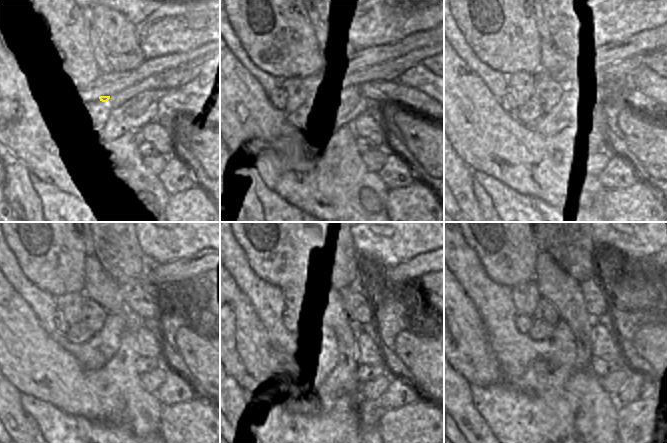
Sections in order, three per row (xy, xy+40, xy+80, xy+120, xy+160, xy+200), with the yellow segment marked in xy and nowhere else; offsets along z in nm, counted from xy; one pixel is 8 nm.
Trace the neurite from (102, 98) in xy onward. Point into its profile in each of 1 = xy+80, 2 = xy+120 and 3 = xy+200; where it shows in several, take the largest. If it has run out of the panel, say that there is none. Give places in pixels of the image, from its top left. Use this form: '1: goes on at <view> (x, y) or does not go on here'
1: goes on at xy+80 (546, 92)
2: goes on at xy+120 (93, 314)
3: goes on at xy+200 (544, 311)

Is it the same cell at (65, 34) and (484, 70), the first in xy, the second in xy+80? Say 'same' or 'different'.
different

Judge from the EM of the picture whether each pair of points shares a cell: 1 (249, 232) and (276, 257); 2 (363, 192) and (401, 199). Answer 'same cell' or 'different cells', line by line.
1: same cell
2: different cells

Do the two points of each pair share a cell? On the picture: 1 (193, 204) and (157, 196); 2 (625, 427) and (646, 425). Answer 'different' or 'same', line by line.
1: different
2: same

